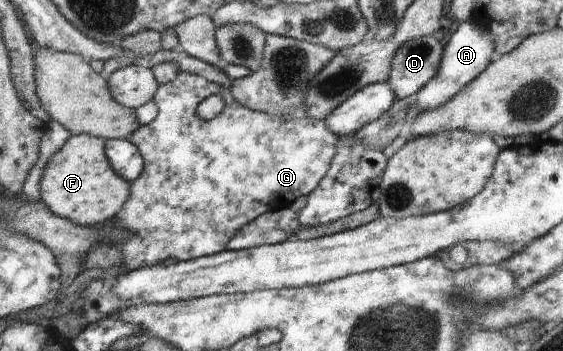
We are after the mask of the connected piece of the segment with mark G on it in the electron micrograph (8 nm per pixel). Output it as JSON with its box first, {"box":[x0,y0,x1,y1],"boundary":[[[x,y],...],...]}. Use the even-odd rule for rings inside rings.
{"box":[111,72,340,271],"boundary":[[[179,72],[173,81],[165,84],[159,84],[157,91],[152,99],[157,106],[158,112],[153,121],[148,124],[139,126],[128,137],[133,145],[140,149],[142,158],[144,159],[144,168],[140,176],[130,183],[129,197],[121,206],[121,209],[115,214],[111,223],[115,223],[121,230],[124,230],[122,237],[122,265],[127,271],[136,270],[143,266],[155,266],[162,264],[167,257],[177,259],[177,261],[192,260],[201,256],[213,255],[222,252],[226,249],[227,242],[237,234],[239,230],[243,229],[246,223],[253,221],[261,214],[279,209],[287,208],[298,197],[308,196],[325,177],[329,166],[331,165],[333,156],[336,154],[336,147],[340,137],[335,135],[330,129],[327,129],[325,120],[316,120],[303,117],[289,117],[289,116],[272,116],[268,113],[255,111],[241,105],[231,95],[228,89],[225,89],[217,82],[211,82],[204,77],[199,77],[185,72]],[[209,95],[220,95],[224,101],[224,108],[222,112],[211,120],[204,120],[197,115],[197,105]]]}

